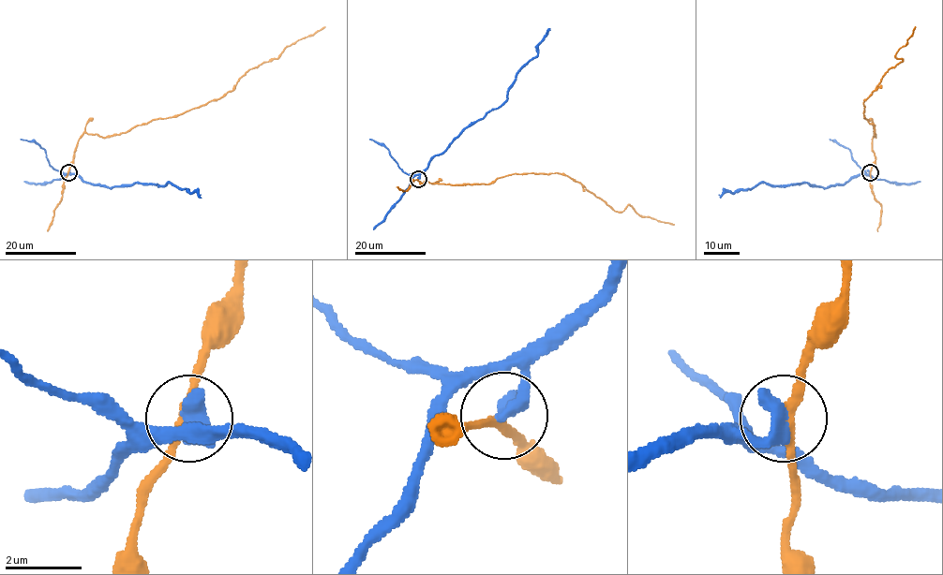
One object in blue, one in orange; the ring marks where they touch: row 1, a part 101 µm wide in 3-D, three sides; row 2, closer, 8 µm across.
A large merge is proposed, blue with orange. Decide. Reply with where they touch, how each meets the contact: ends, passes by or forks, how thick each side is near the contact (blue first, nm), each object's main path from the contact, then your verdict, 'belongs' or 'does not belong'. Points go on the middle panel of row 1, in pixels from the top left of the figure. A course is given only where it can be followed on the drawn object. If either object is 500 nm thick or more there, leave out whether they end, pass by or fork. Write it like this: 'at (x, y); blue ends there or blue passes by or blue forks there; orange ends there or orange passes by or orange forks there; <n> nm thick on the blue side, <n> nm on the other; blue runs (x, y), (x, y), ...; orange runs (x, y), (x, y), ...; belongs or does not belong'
at (418, 179); 550 nm thick on the blue side, 190 nm on the other; blue runs (418, 179), (427, 163), (466, 128), (505, 100), (516, 74), (536, 55), (537, 46), (549, 28); orange runs (417, 179), (423, 184), (488, 184), (508, 175), (565, 174), (615, 211), (629, 205), (640, 215), (674, 224); does not belong

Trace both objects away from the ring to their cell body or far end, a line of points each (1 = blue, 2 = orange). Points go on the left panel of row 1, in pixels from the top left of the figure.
1: (68, 172), (77, 174), (86, 183), (109, 187), (136, 183), (158, 185), (172, 183), (201, 194)
2: (67, 172), (84, 132), (119, 135), (206, 105), (231, 92), (249, 69), (277, 58), (291, 44), (324, 26)

